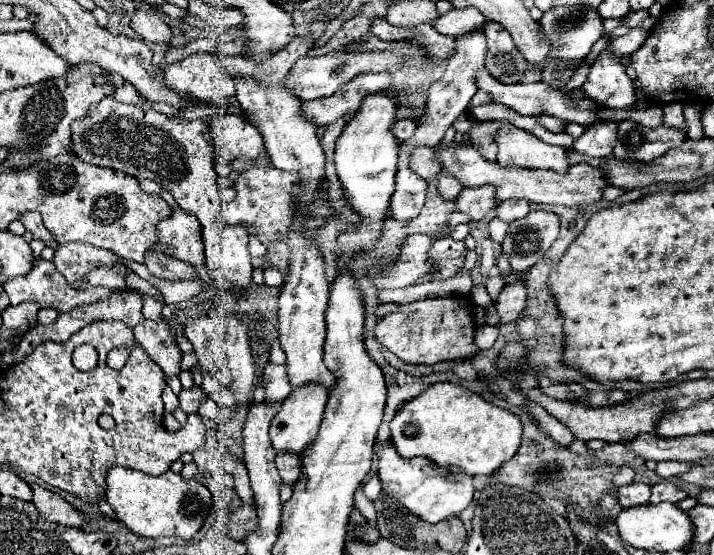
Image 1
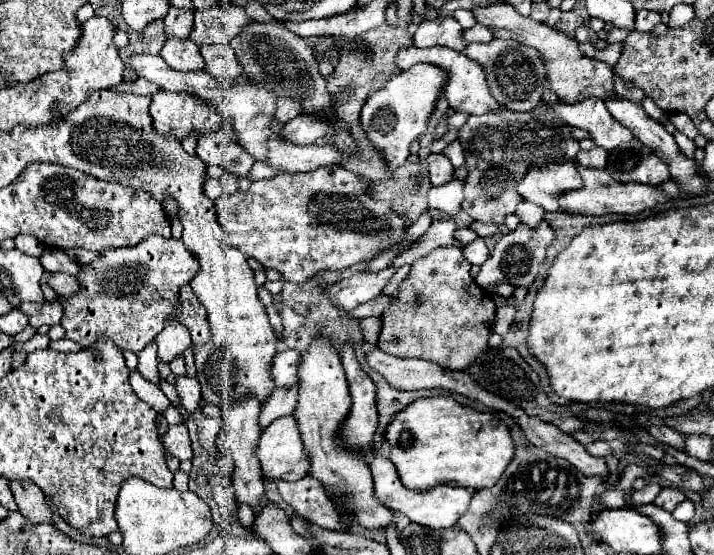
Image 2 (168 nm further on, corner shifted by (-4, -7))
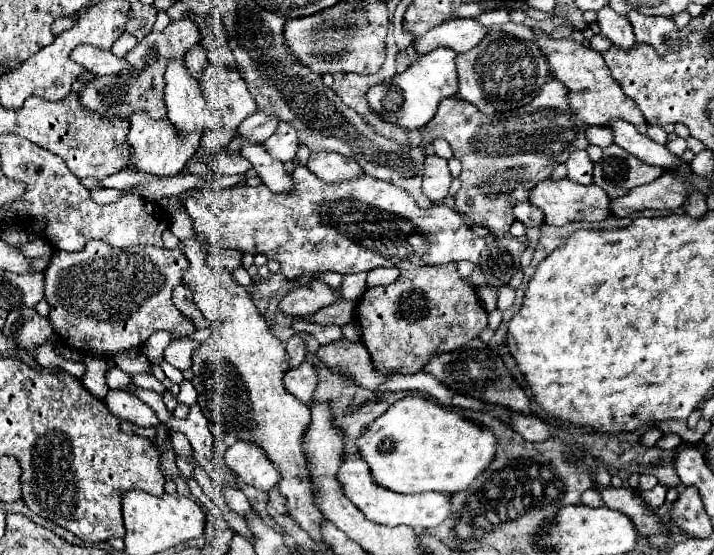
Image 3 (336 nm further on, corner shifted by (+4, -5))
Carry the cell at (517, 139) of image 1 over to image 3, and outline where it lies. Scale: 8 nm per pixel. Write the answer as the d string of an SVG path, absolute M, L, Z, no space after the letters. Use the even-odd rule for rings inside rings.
M544 178L540 180L532 190L530 190L530 204L542 208L544 212L544 222L552 224L552 226L564 226L568 222L578 222L578 220L588 220L588 222L600 222L604 218L608 218L608 196L606 192L596 186L596 184L588 184L582 186L578 182L572 182L570 178L562 178L562 180L552 180L552 178Z

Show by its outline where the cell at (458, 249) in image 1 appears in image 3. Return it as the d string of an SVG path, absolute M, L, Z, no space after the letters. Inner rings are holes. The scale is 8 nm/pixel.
M448 262L442 266L416 266L404 270L398 276L398 280L392 282L390 286L366 290L358 300L356 322L362 326L362 342L368 348L376 368L380 372L400 372L400 374L422 372L426 362L430 362L430 358L436 358L438 354L452 352L454 348L464 346L488 326L486 310L474 286L460 276L456 262Z

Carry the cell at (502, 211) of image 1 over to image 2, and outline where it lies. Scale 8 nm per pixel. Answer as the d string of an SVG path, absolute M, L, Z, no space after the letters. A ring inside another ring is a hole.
M522 200L516 208L516 216L522 220L522 224L526 224L530 228L536 228L544 220L544 214L546 214L546 210L542 206L526 202L526 200Z

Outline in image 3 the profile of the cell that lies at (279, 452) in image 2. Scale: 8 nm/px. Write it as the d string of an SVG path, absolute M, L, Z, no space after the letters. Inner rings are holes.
M236 440L236 444L232 444L224 456L228 468L258 490L270 490L282 480L282 474L254 442Z

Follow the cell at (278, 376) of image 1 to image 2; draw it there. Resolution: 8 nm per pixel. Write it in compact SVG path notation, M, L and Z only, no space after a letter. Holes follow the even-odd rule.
M282 350L274 358L274 382L276 386L292 386L298 382L298 350Z

